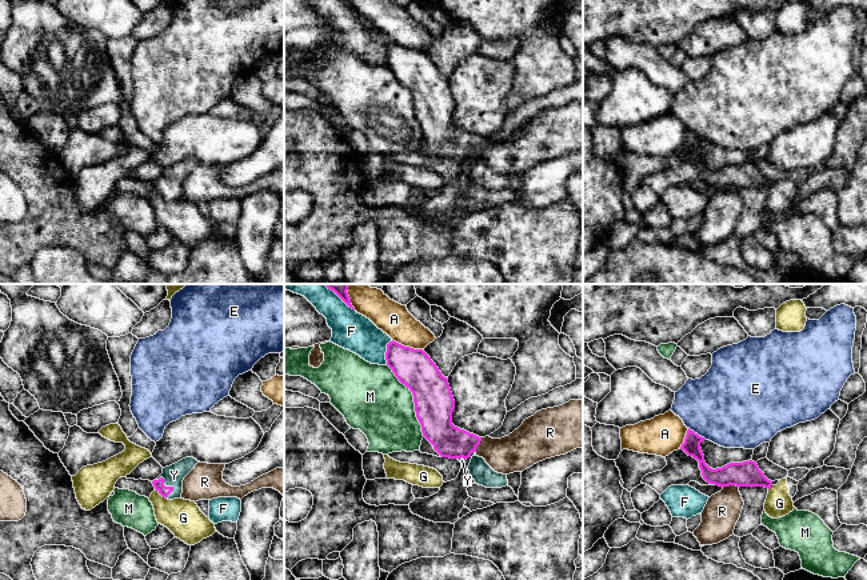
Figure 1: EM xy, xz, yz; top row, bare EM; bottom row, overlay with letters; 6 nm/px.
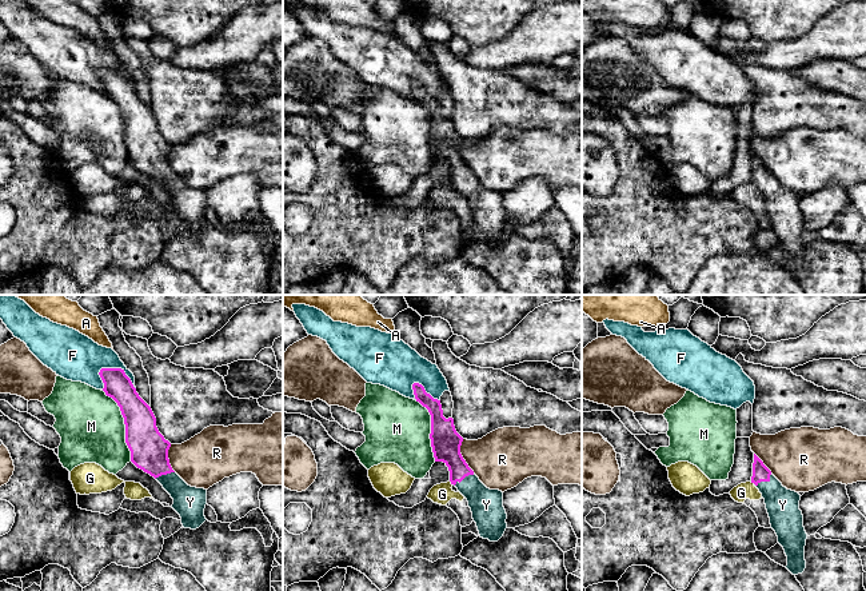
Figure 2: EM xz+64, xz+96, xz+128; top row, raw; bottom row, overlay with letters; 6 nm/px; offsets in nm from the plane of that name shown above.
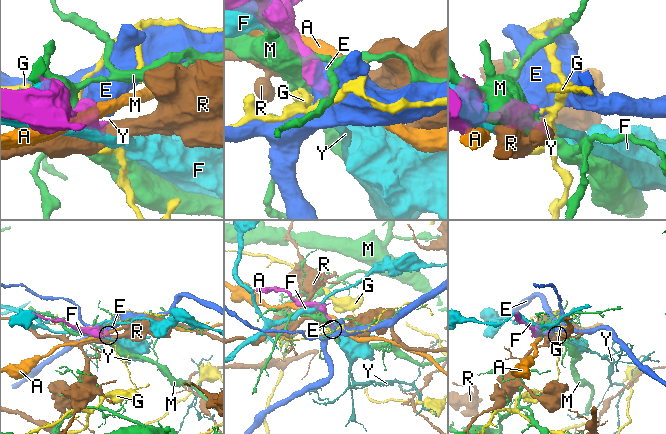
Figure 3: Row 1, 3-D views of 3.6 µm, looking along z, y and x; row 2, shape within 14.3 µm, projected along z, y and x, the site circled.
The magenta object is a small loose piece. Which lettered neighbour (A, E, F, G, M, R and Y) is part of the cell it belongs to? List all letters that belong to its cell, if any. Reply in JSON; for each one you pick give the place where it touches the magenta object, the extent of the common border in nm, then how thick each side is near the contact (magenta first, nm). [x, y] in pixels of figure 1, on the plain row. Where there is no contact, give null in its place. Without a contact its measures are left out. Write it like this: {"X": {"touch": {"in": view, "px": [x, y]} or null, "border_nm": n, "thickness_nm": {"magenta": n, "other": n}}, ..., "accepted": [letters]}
{"Y": {"touch": {"in": "xy", "px": [170, 188]}, "border_nm": 140, "thickness_nm": {"magenta": 70, "other": 130}}, "accepted": ["Y"]}

